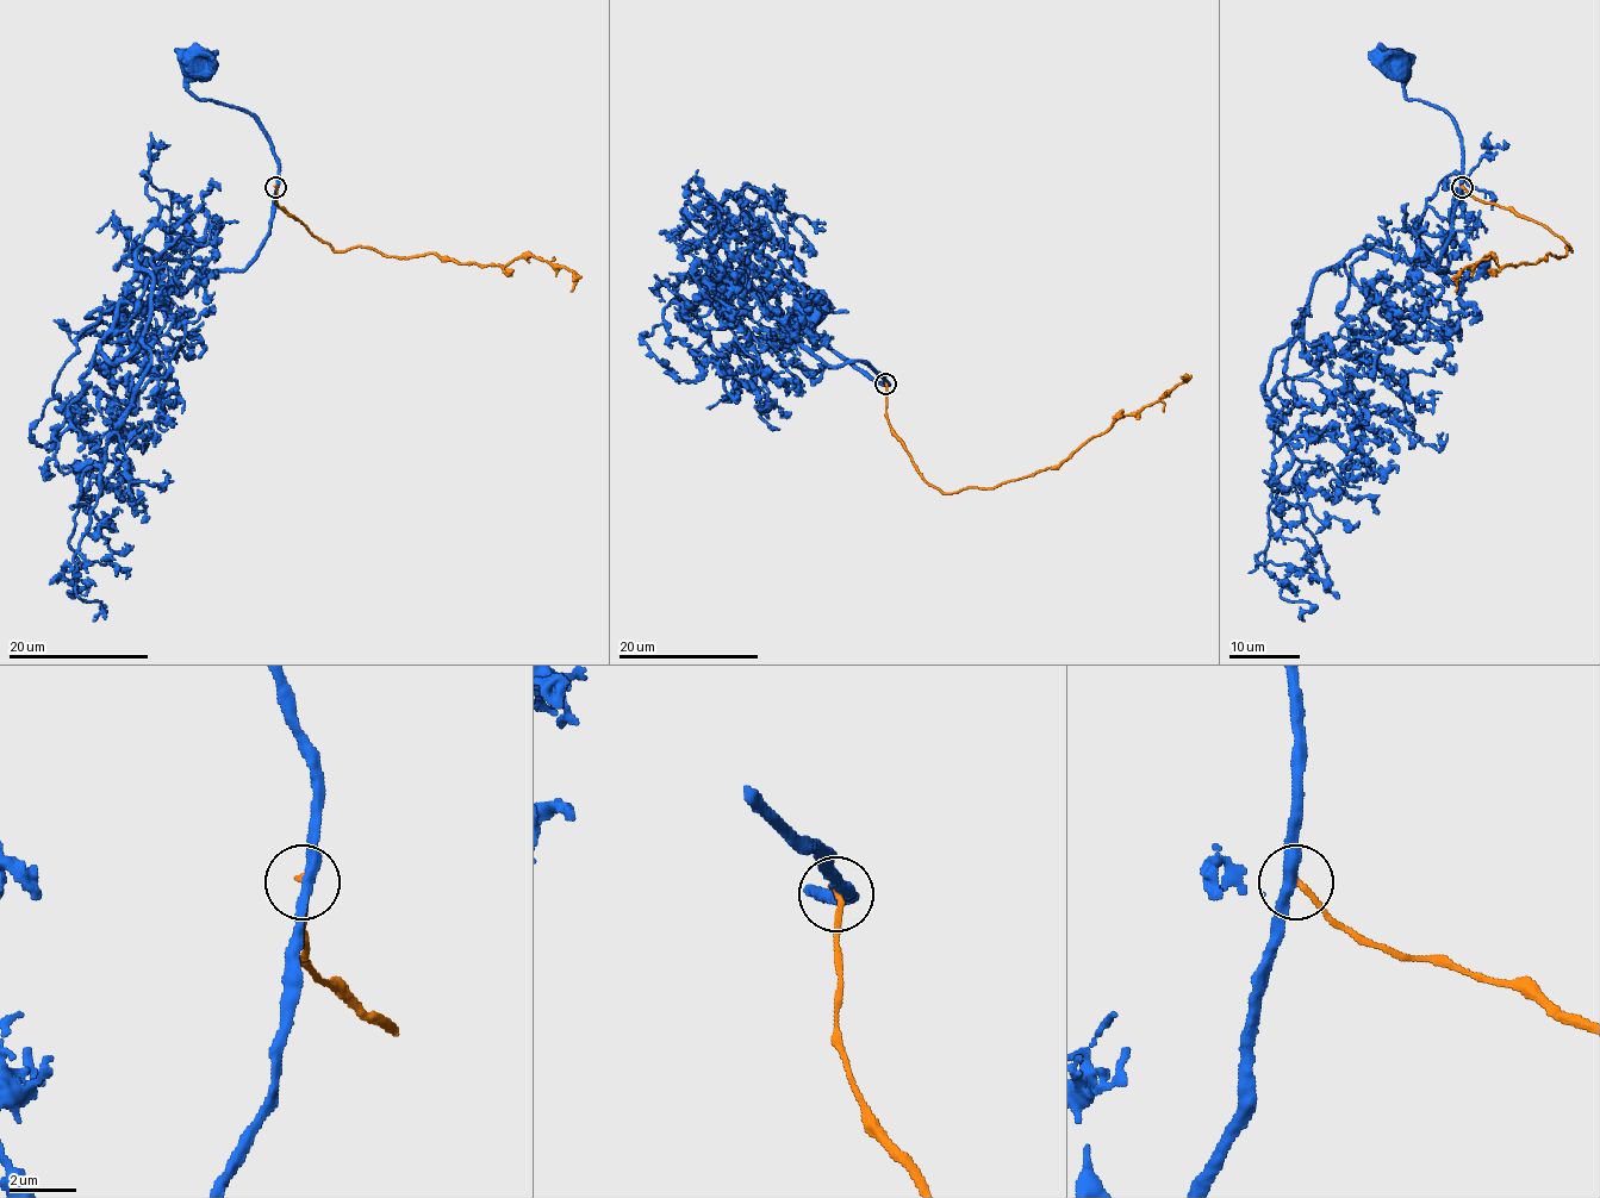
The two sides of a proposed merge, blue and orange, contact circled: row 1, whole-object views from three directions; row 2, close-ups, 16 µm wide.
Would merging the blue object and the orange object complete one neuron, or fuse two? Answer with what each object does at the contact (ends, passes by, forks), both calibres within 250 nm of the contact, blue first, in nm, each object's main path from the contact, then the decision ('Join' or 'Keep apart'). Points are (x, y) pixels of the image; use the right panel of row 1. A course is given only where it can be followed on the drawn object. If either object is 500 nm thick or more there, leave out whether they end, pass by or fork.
At the ring blue passes by. At the ring orange ends. Thickness 340 nm (blue) against 180 nm. Course of blue: (1463, 186), (1457, 125), (1442, 108), (1408, 99), (1404, 89), (1404, 69), (1396, 62). Course of orange: (1463, 186), (1549, 229), (1572, 251), (1500, 267), (1487, 256), (1457, 274), (1454, 292). Keep apart

